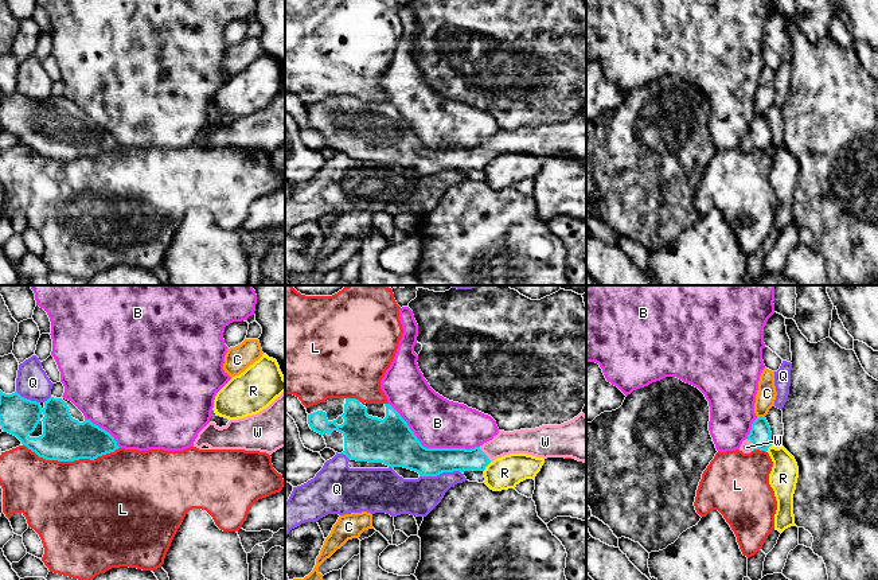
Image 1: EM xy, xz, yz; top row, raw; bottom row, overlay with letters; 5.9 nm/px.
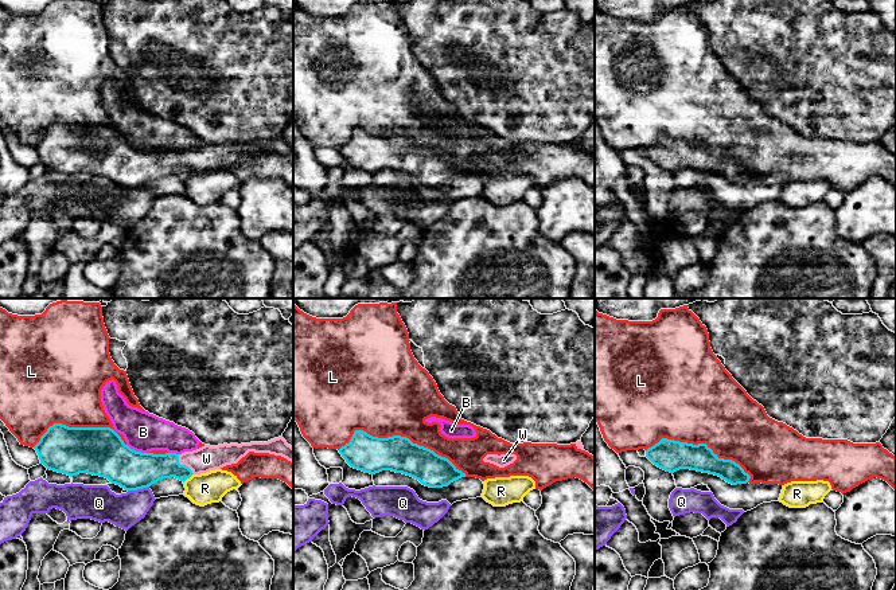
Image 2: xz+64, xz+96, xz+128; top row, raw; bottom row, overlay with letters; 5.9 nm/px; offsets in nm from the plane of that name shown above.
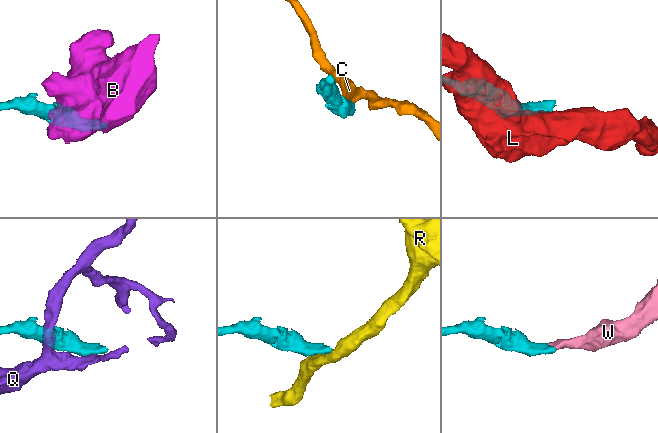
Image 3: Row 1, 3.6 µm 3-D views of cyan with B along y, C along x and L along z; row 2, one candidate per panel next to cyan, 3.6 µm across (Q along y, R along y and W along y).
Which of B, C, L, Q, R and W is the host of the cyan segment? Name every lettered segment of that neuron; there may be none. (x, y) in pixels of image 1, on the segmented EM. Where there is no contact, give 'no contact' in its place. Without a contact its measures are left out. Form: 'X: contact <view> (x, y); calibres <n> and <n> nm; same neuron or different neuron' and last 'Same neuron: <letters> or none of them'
B: contact xz (430, 448); calibres 280 and 300 nm; different neuron
C: contact yz (761, 417); calibres 130 and 120 nm; different neuron
L: contact xy (71, 460); calibres 280 and 500 nm; different neuron
Q: contact xz (440, 473); calibres 200 and 220 nm; different neuron
R: contact xz (487, 464); calibres 140 and 200 nm; different neuron
W: contact xz (484, 454); calibres 140 and 140 nm; same neuron
Same neuron: W

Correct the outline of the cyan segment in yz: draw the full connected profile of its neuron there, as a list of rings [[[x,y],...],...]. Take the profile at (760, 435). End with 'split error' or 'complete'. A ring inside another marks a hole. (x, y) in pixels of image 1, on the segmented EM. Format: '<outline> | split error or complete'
[[[757,417],[753,424],[748,439],[742,441],[740,451],[750,454],[754,449],[768,451],[772,445],[772,432],[765,417]]] | split error

